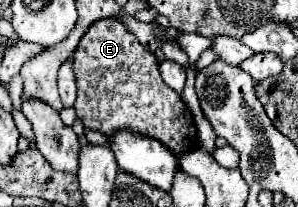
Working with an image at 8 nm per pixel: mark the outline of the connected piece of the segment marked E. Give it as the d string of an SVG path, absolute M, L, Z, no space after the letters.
M107 17L107 19L95 21L87 29L85 37L81 37L81 41L73 53L73 73L77 77L75 111L77 111L77 119L83 123L85 129L105 133L105 137L111 137L117 131L139 133L143 137L161 141L177 157L199 149L197 129L195 129L191 111L181 101L181 95L173 93L161 79L157 57L153 53L149 53L137 41L137 37L127 29L127 25L121 23L117 17Z

